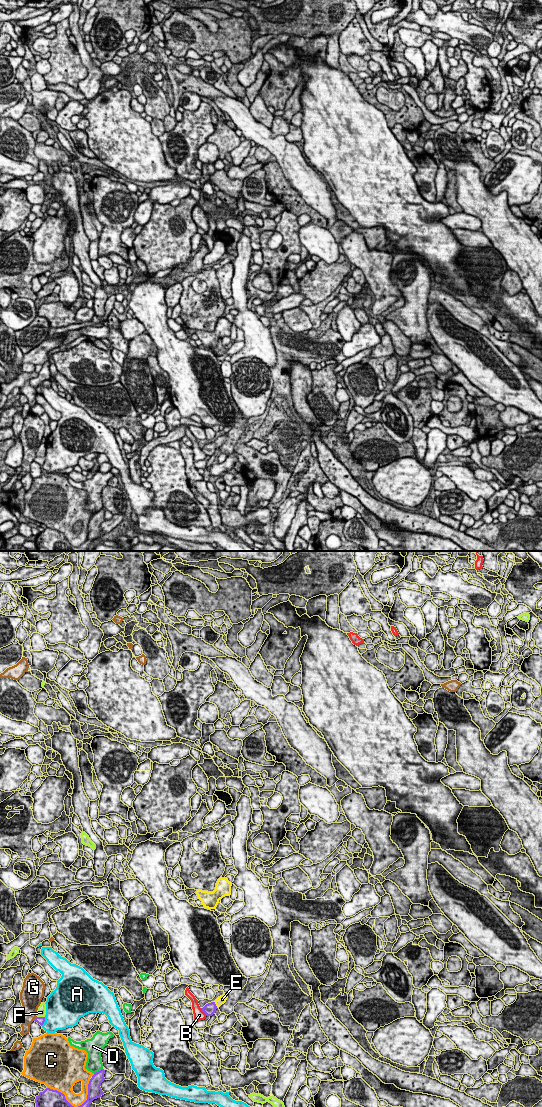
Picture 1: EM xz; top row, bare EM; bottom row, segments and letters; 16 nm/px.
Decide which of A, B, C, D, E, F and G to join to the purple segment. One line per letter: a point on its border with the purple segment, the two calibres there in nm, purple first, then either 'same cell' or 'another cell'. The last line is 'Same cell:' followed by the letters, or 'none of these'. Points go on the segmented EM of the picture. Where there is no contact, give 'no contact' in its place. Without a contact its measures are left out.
A: xz (44, 1021) | 130/420 nm | another cell
B: xz (204, 1012) | 200/160 nm | another cell
C: xz (62, 1093) | 280/420 nm | another cell
D: xz (98, 1071) | 190/260 nm | another cell
E: xz (215, 1004) | 200/140 nm | same cell
F: xz (41, 1017) | 130/160 nm | another cell
G: xz (35, 1018) | 130/260 nm | another cell
Same cell: E

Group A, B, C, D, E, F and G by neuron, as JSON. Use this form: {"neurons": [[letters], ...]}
{"neurons": [["A"], ["B"], ["C"], ["D"], ["E"], ["F"], ["G"]]}

